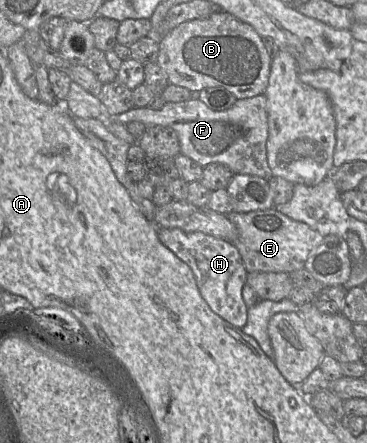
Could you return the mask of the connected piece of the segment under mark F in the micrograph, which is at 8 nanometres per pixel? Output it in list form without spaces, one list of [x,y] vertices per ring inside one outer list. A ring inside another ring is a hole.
[[[265,94],[246,99],[237,99],[232,107],[214,111],[200,99],[183,102],[167,102],[159,109],[149,107],[132,108],[124,113],[108,116],[108,122],[128,124],[139,121],[150,126],[164,126],[174,129],[180,143],[180,153],[202,167],[210,163],[226,165],[233,174],[248,174],[269,180],[272,171],[267,161],[268,139],[267,98]]]

